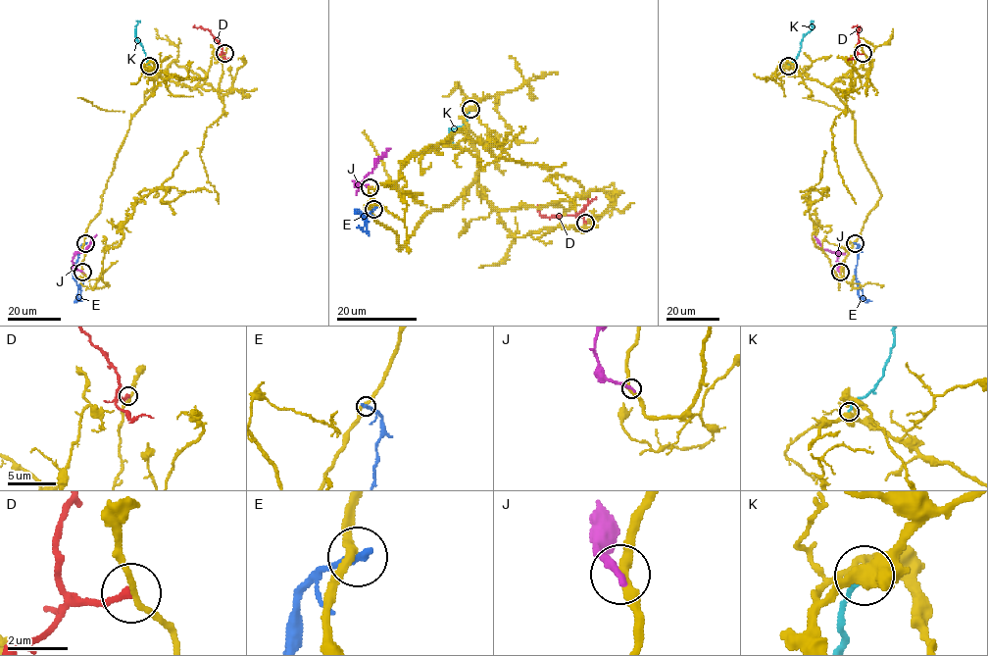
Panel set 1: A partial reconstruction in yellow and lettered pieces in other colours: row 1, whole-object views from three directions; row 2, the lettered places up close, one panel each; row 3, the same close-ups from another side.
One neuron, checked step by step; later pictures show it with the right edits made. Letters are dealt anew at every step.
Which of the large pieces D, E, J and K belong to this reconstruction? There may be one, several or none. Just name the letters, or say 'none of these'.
none of these

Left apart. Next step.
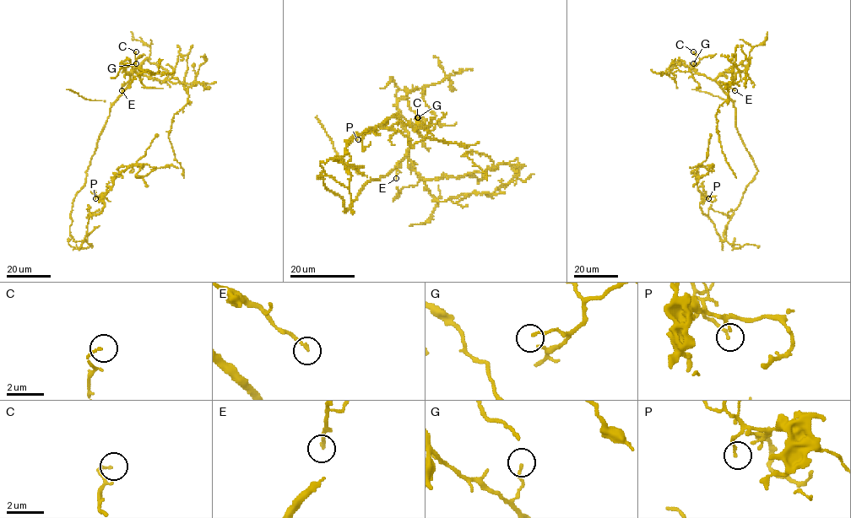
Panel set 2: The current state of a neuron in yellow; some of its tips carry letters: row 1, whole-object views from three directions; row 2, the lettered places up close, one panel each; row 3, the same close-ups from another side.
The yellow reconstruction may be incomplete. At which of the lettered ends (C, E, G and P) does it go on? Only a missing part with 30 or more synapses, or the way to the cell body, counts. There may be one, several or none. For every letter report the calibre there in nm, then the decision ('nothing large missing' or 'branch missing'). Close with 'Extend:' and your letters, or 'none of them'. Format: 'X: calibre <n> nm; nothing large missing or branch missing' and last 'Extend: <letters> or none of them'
C: calibre 120 nm; nothing large missing
E: calibre 170 nm; branch missing
G: calibre 130 nm; nothing large missing
P: calibre 140 nm; nothing large missing
Extend: E

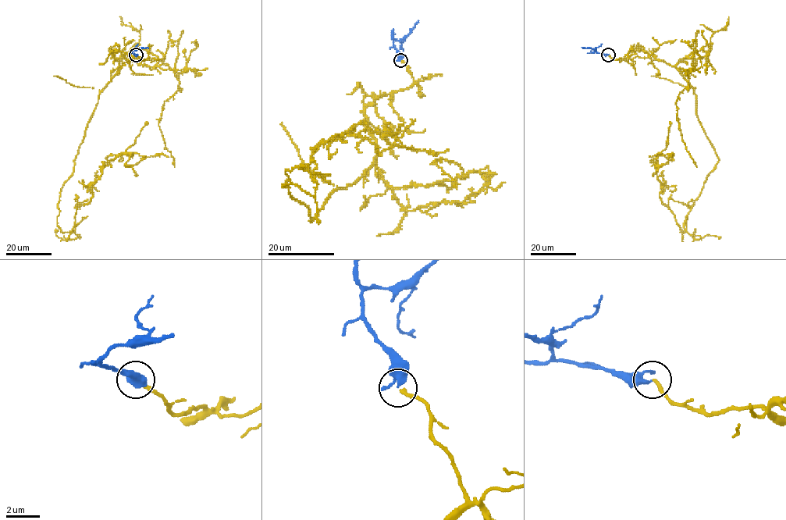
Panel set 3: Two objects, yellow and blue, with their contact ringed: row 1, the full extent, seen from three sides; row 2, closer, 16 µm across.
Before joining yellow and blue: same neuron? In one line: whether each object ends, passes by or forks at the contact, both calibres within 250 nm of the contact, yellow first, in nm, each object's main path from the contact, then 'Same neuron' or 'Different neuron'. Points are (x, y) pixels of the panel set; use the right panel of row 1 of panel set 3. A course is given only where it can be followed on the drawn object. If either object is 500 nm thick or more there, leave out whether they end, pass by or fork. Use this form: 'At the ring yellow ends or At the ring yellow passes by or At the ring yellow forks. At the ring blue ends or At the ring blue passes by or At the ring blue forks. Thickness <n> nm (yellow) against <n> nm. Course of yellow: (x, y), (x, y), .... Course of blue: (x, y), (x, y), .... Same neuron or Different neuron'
At the ring yellow ends. At the ring blue passes by. Thickness 200 nm (yellow) against 240 nm. Course of yellow: (609, 55), (645, 51), (673, 65), (696, 97), (718, 162), (682, 232), (652, 162), (670, 156). Course of blue: (609, 55), (581, 48). Same neuron

